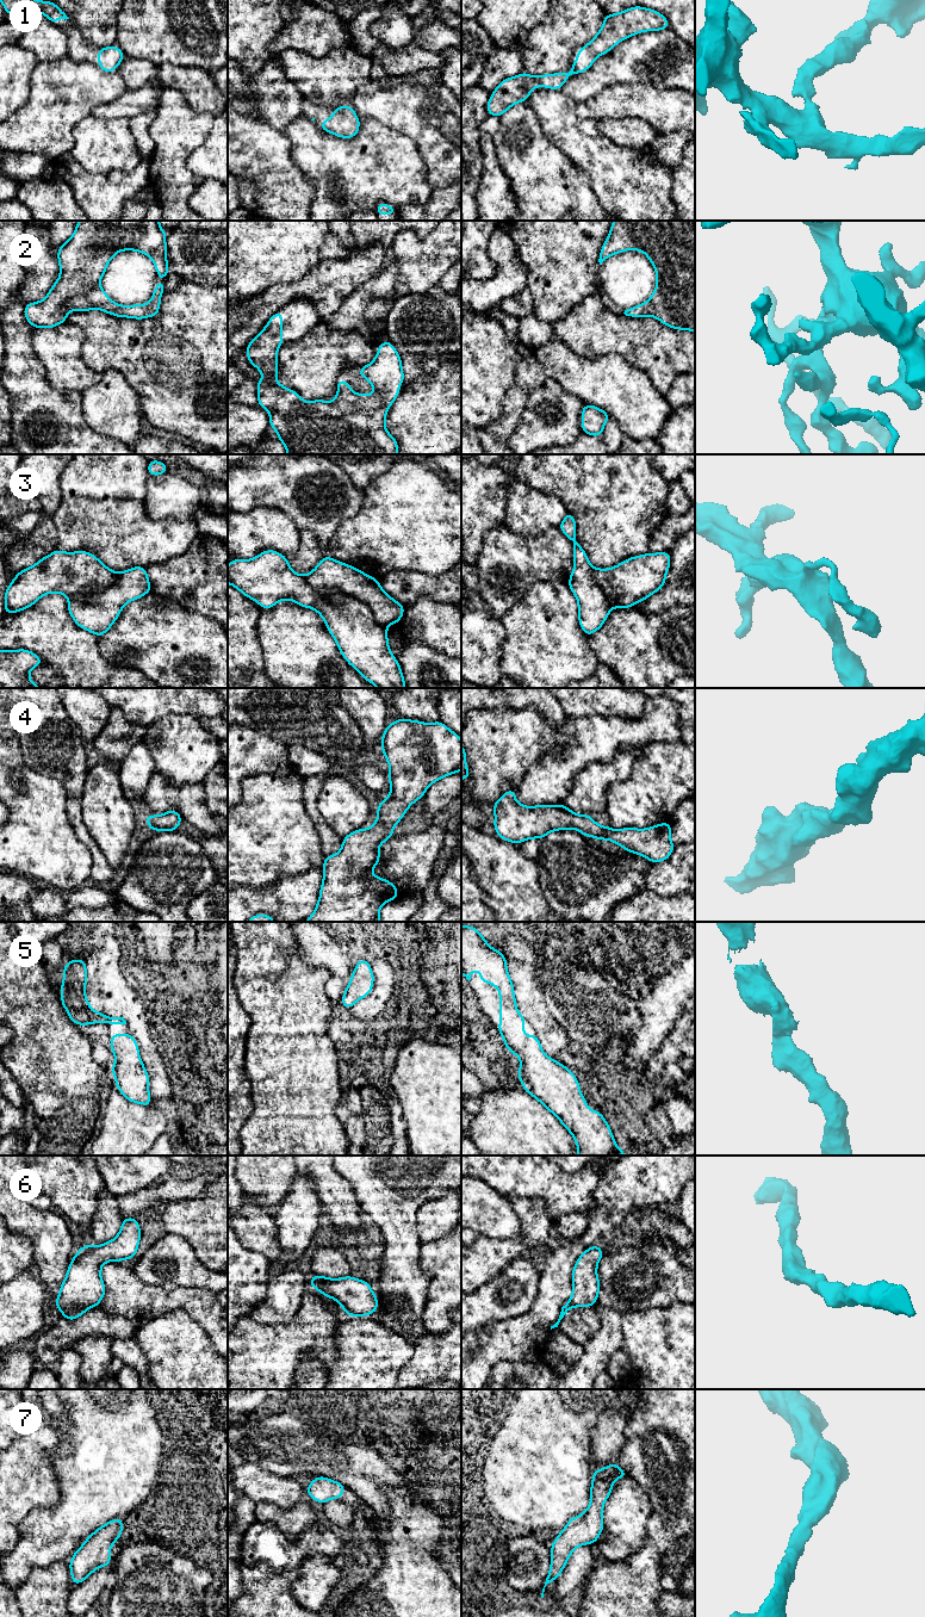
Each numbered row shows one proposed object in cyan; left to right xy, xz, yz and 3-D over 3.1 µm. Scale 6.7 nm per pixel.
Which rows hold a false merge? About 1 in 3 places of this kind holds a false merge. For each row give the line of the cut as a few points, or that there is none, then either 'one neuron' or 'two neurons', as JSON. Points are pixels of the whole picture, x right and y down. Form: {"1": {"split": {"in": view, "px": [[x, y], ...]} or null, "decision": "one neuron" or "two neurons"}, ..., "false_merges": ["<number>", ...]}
{"1": {"split": null, "decision": "one neuron"}, "2": {"split": null, "decision": "one neuron"}, "3": {"split": {"in": "xz", "px": [[302, 575], [315, 588], [339, 589], [360, 600], [385, 627]]}, "decision": "two neurons"}, "4": {"split": null, "decision": "one neuron"}, "5": {"split": null, "decision": "one neuron"}, "6": {"split": null, "decision": "one neuron"}, "7": {"split": null, "decision": "one neuron"}, "false_merges": ["3"]}

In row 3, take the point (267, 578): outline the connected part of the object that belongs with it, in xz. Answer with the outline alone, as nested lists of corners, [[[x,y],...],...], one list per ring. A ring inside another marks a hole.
[[[266,550],[248,560],[231,559],[228,565],[228,583],[246,597],[256,601],[263,609],[274,607],[280,600],[291,600],[302,607],[313,608],[324,619],[343,658],[367,682],[378,688],[405,688],[401,665],[389,646],[387,630],[375,621],[372,611],[361,601],[337,589],[312,588],[303,575],[290,568],[288,559],[280,552]]]

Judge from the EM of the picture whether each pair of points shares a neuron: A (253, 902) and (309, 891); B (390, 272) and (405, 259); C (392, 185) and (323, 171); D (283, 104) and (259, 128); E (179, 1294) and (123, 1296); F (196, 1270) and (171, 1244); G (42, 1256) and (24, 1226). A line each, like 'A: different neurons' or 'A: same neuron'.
A: same neuron
B: different neurons
C: same neuron
D: different neurons
E: same neuron
F: same neuron
G: same neuron

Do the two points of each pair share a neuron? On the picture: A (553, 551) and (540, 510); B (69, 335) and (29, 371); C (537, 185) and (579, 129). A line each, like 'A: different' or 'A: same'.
A: different
B: different
C: different

